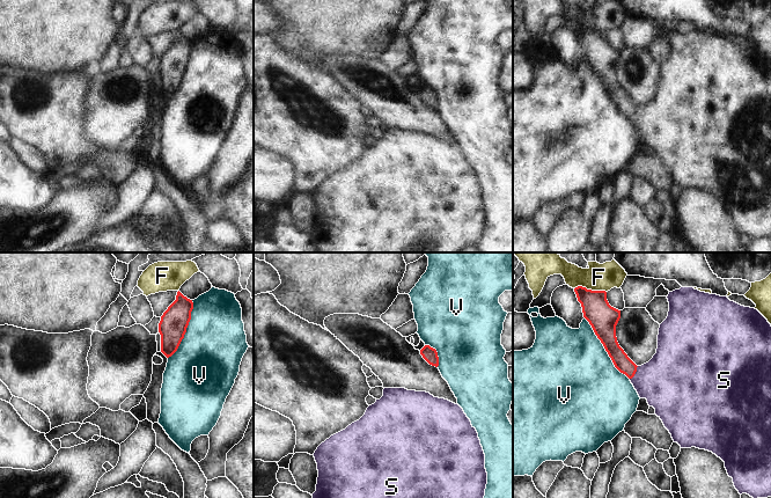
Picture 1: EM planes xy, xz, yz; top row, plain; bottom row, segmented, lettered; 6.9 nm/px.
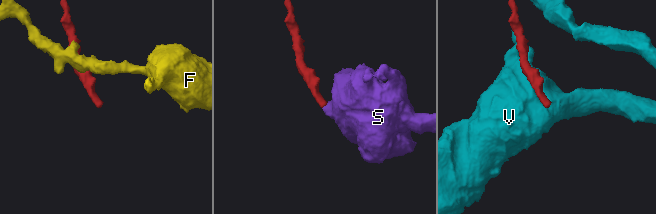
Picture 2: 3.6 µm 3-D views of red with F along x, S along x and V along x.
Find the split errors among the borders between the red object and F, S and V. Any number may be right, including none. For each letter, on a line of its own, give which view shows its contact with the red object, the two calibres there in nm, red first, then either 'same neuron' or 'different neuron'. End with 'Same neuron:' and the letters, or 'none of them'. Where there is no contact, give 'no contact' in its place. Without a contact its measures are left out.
F: meets red in yz; 200 nm thick on the red side, 190 nm on the other; different neuron
S: meets red in yz; 120 nm thick on the red side, 400 nm on the other; same neuron
V: meets red in yz; 200 nm thick on the red side, 500 nm on the other; different neuron
Same neuron: S

